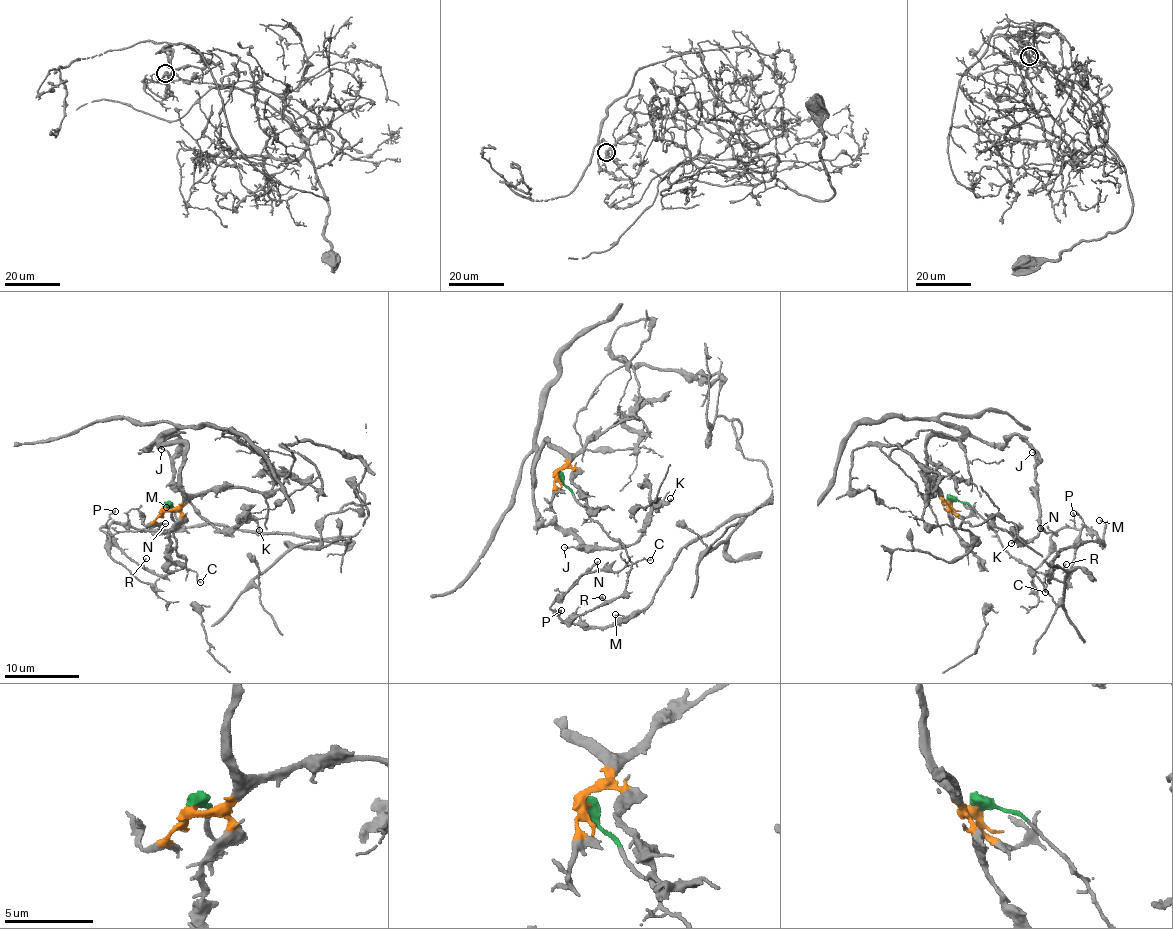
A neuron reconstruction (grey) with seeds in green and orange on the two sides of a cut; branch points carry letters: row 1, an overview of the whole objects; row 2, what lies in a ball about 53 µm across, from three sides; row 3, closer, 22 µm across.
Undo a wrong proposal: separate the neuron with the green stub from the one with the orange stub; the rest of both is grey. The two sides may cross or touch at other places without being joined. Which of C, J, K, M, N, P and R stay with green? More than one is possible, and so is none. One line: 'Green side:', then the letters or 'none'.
Green side: C, M, N, P, R

